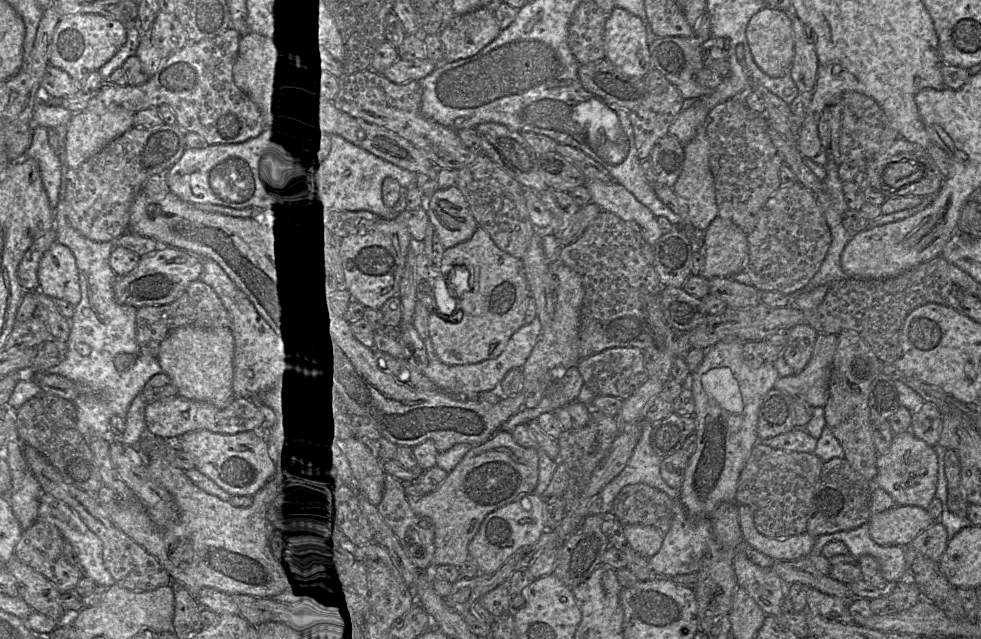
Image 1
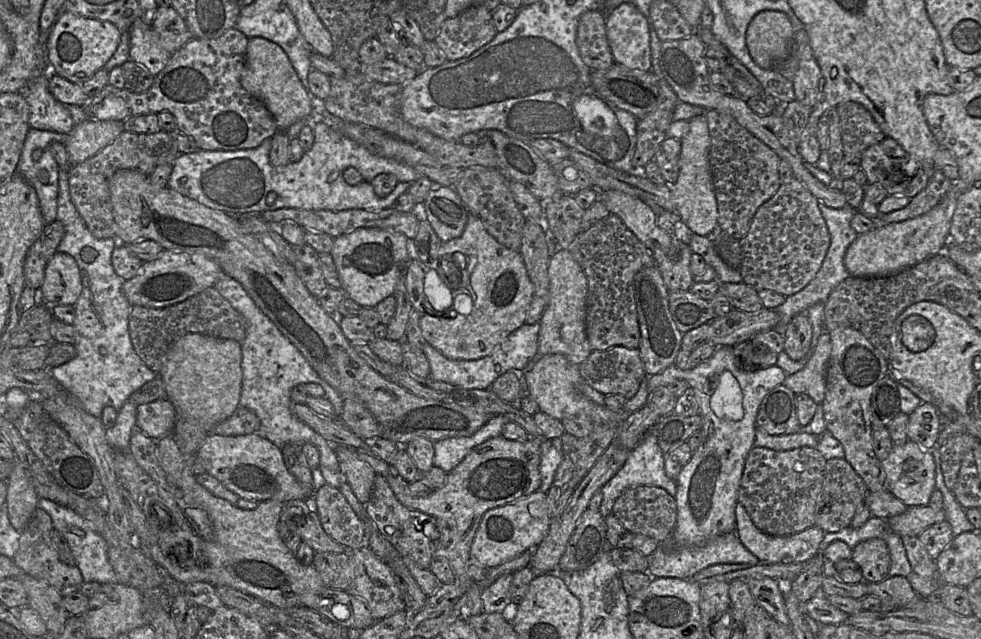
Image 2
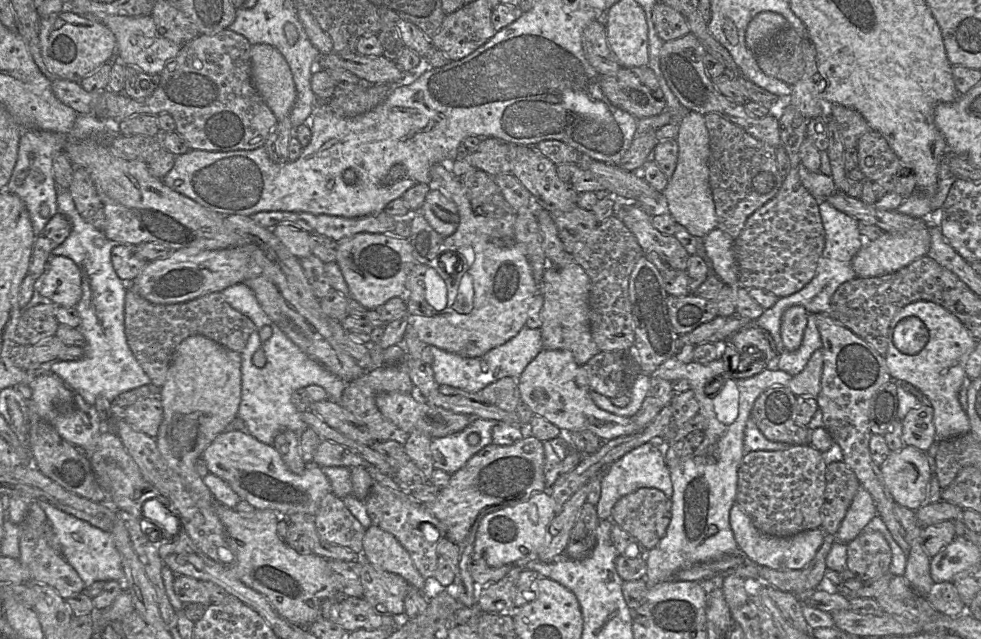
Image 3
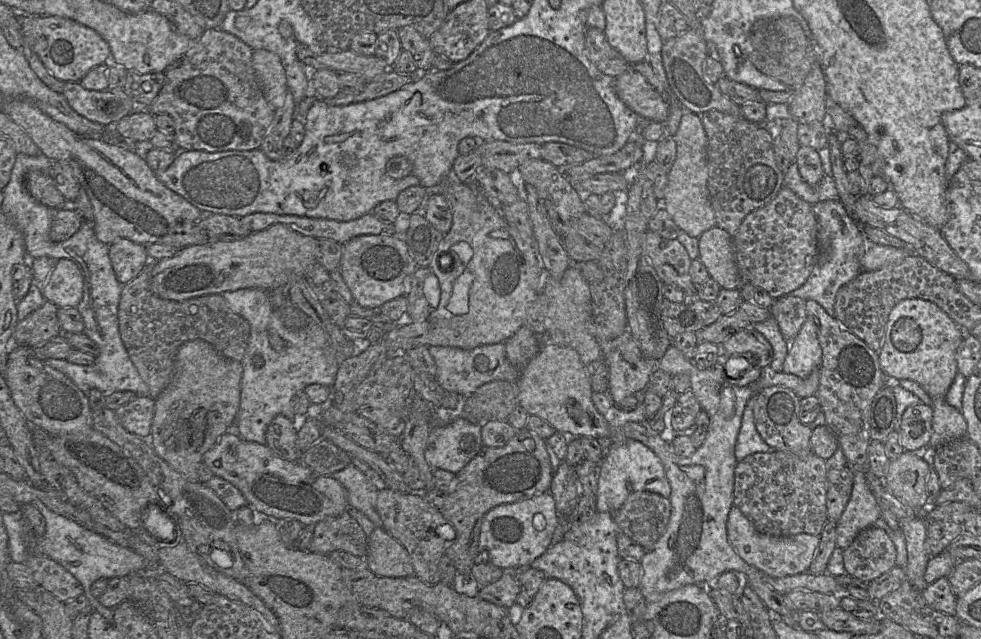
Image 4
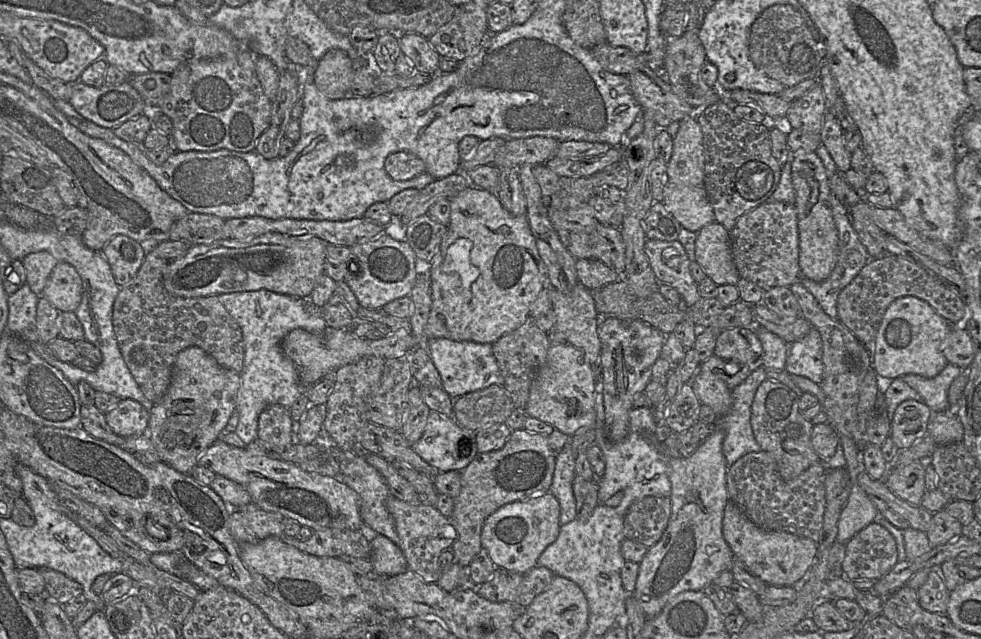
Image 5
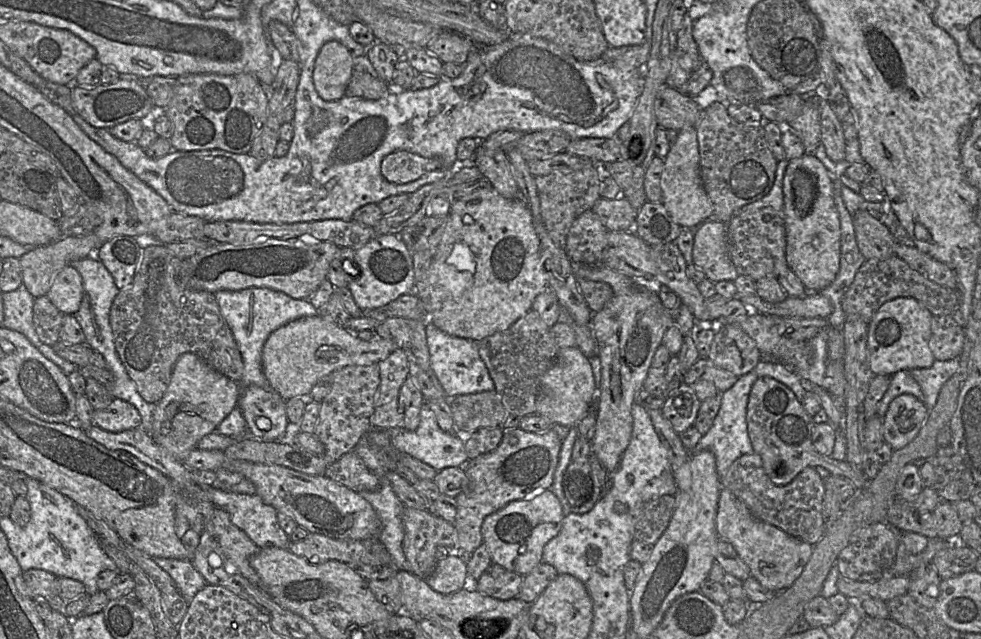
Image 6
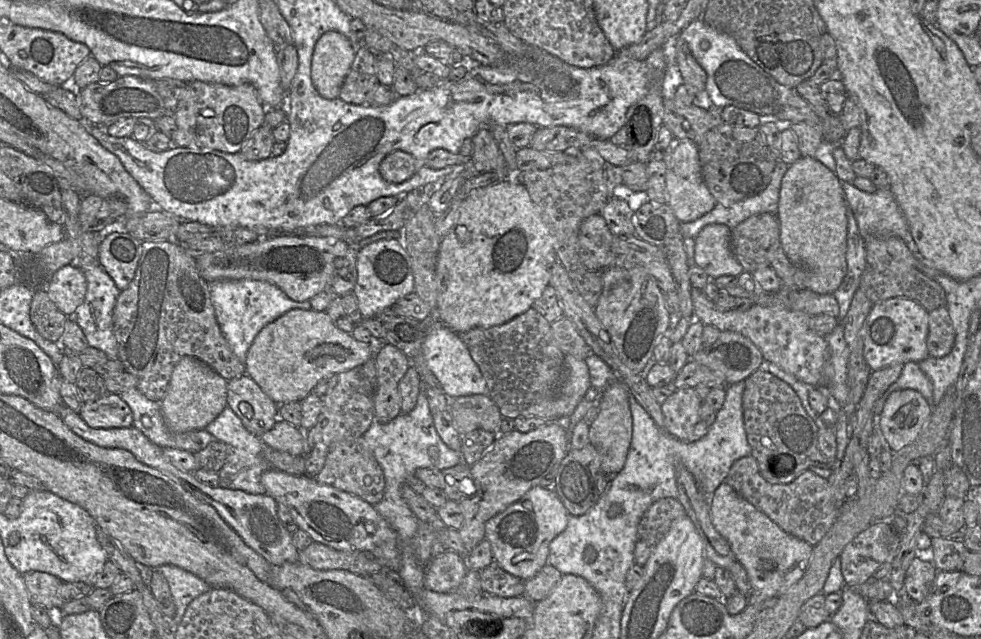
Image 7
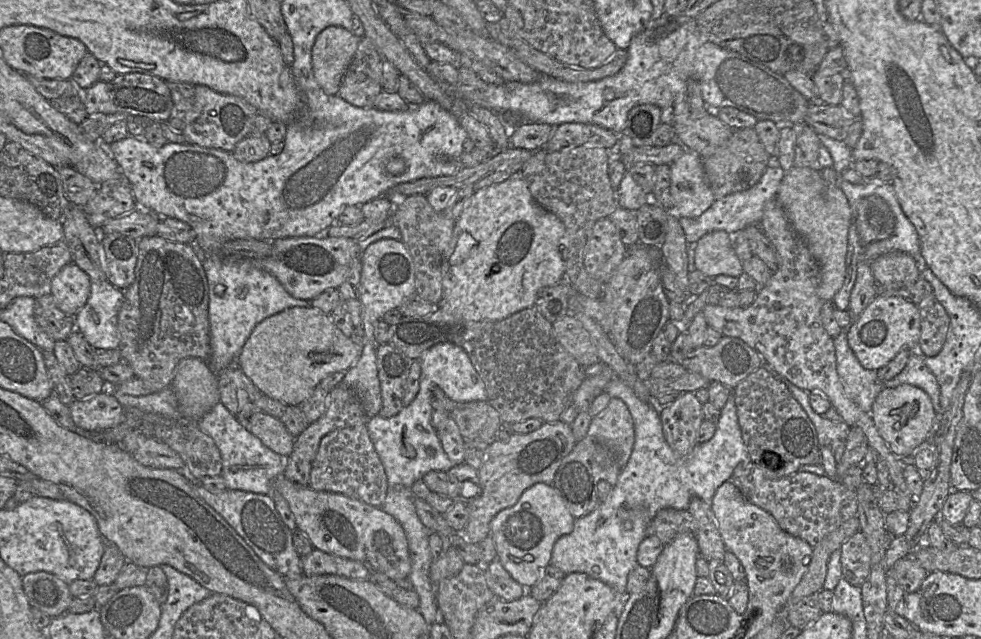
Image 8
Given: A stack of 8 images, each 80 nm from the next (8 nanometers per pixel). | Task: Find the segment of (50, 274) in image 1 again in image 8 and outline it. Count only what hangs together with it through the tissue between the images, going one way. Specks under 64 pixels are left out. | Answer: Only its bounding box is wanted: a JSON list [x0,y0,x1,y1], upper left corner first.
[51,263,90,317]

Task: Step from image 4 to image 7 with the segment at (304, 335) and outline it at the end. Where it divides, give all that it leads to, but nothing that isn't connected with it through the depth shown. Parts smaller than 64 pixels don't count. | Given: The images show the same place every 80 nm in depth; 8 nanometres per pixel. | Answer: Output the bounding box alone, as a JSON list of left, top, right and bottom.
[209,280,311,364]

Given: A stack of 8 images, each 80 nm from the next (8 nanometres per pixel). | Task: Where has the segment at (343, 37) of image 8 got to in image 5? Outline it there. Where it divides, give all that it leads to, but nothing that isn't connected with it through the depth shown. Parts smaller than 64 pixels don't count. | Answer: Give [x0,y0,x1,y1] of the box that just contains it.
[314,49,353,100]

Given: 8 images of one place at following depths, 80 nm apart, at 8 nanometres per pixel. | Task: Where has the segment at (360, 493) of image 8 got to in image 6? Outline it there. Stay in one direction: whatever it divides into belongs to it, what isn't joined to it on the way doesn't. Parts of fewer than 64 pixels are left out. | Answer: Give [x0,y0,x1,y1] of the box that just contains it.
[324,451,380,493]

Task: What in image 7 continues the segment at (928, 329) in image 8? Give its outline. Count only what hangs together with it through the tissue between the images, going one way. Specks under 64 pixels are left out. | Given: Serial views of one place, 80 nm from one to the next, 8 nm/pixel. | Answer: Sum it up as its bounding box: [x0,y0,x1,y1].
[927,307,955,358]

